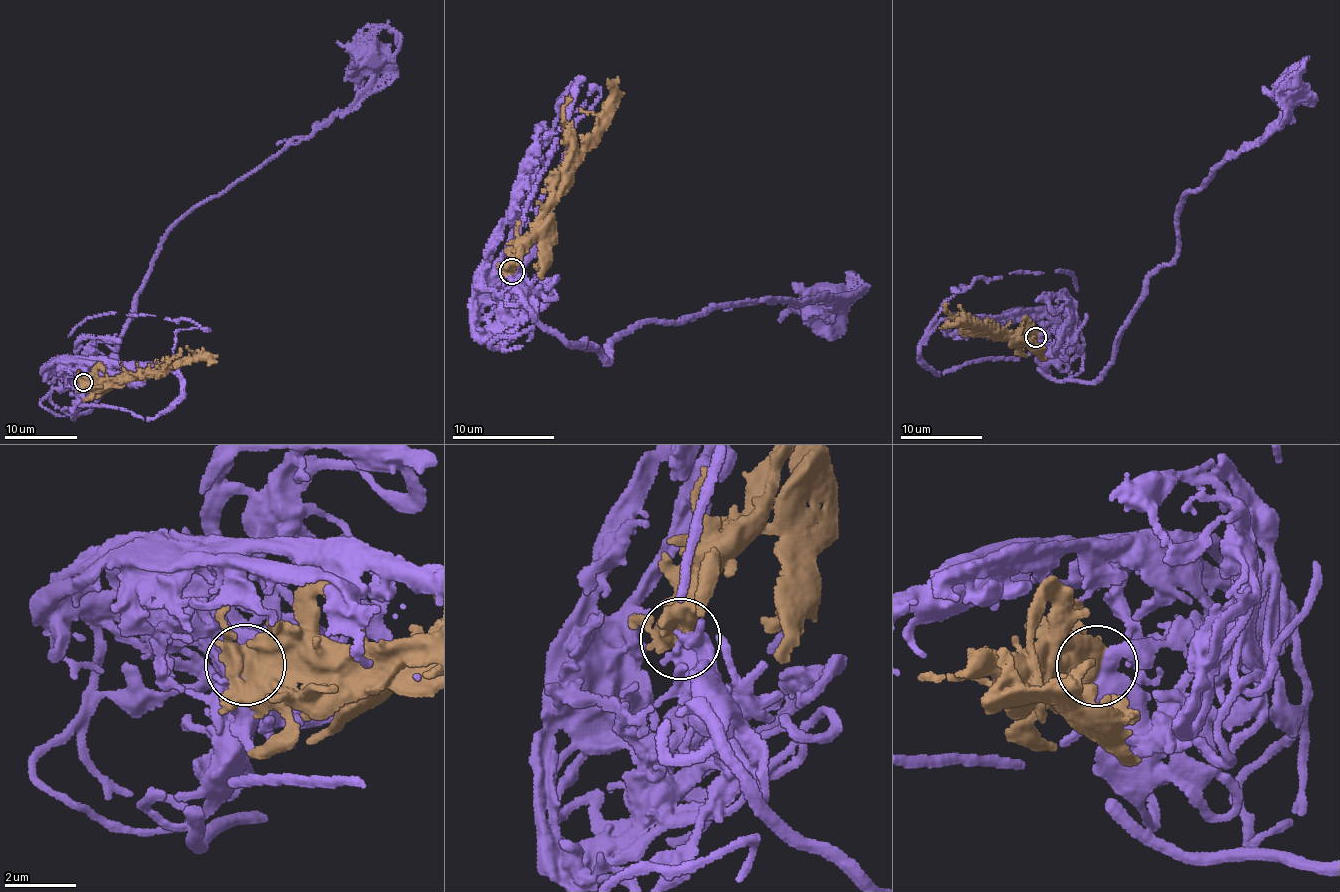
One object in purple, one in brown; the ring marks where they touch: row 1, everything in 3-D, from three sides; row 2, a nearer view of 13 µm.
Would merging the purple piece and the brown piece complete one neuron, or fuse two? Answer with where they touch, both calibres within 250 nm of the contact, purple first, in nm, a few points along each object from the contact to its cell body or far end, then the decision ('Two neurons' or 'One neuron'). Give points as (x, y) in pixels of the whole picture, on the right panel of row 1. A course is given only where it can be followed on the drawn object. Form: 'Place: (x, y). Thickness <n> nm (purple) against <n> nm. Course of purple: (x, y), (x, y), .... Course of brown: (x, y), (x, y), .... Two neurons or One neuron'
Place: (1036, 337). Thickness 480 nm (purple) against 600 nm. Course of purple: (1035, 338), (1053, 378), (1100, 375), (1143, 281), (1175, 256), (1185, 195), (1260, 144), (1290, 98). Course of brown: (1035, 336), (1014, 343), (1010, 338), (996, 340), (967, 324), (944, 324), (939, 328). One neuron

